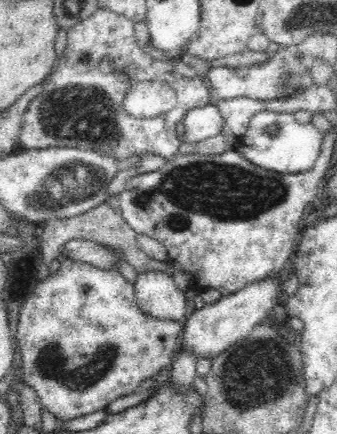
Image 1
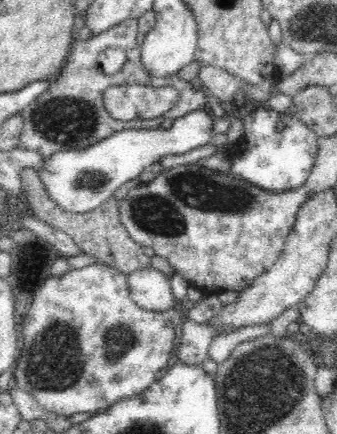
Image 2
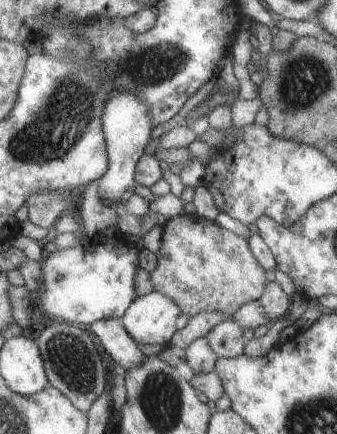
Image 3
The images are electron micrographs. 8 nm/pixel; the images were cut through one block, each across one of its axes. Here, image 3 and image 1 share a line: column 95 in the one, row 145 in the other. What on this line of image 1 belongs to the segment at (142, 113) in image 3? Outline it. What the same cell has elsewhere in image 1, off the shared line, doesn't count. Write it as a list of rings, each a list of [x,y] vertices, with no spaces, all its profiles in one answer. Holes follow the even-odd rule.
[[[208,104],[202,108],[194,108],[184,116],[184,134],[180,136],[182,144],[202,144],[208,138],[216,138],[222,134],[224,126],[224,118],[218,110],[218,106]]]

